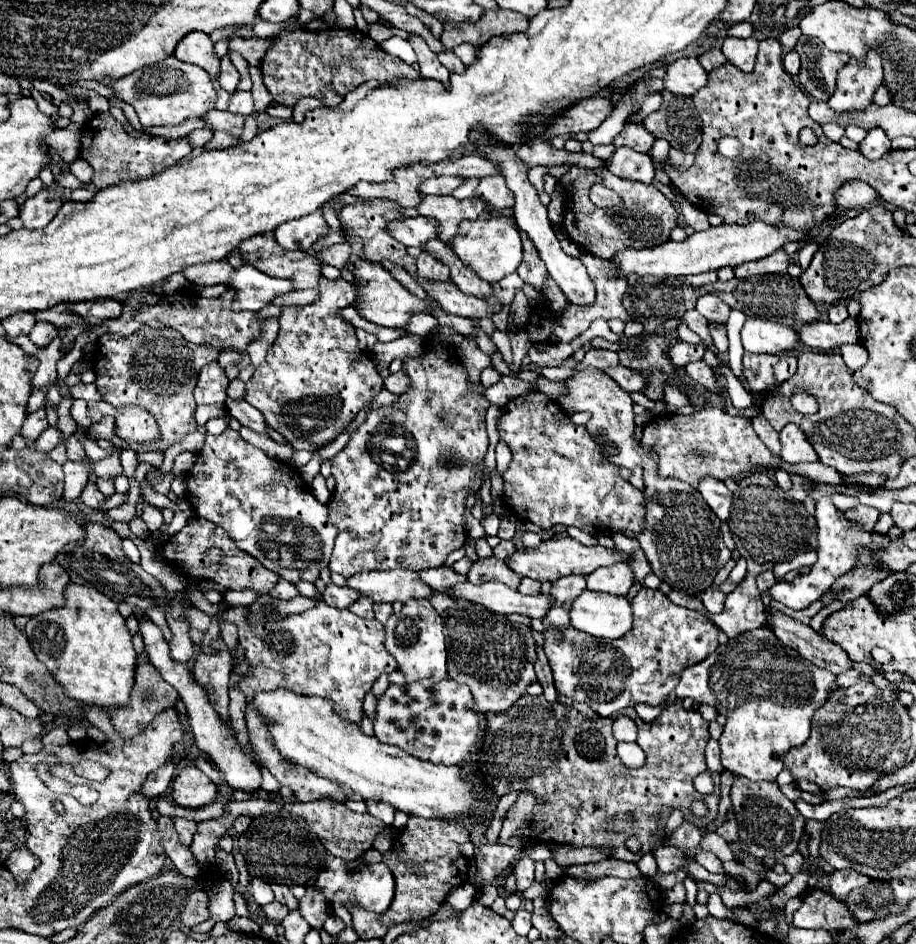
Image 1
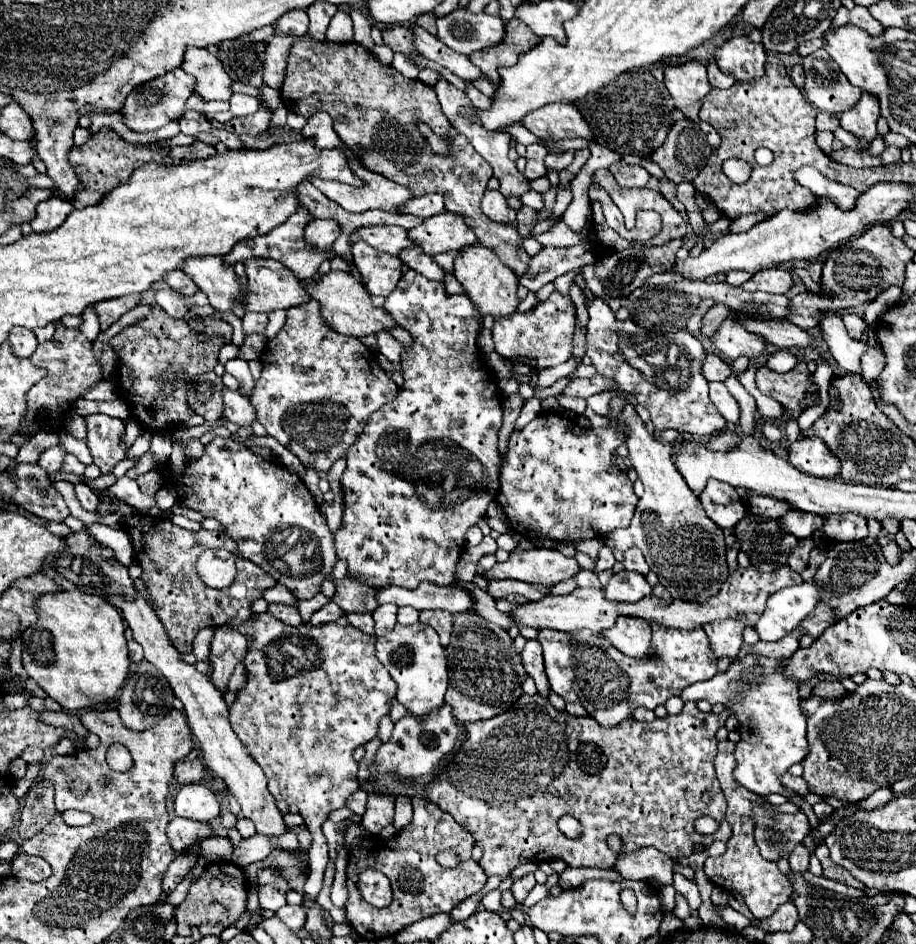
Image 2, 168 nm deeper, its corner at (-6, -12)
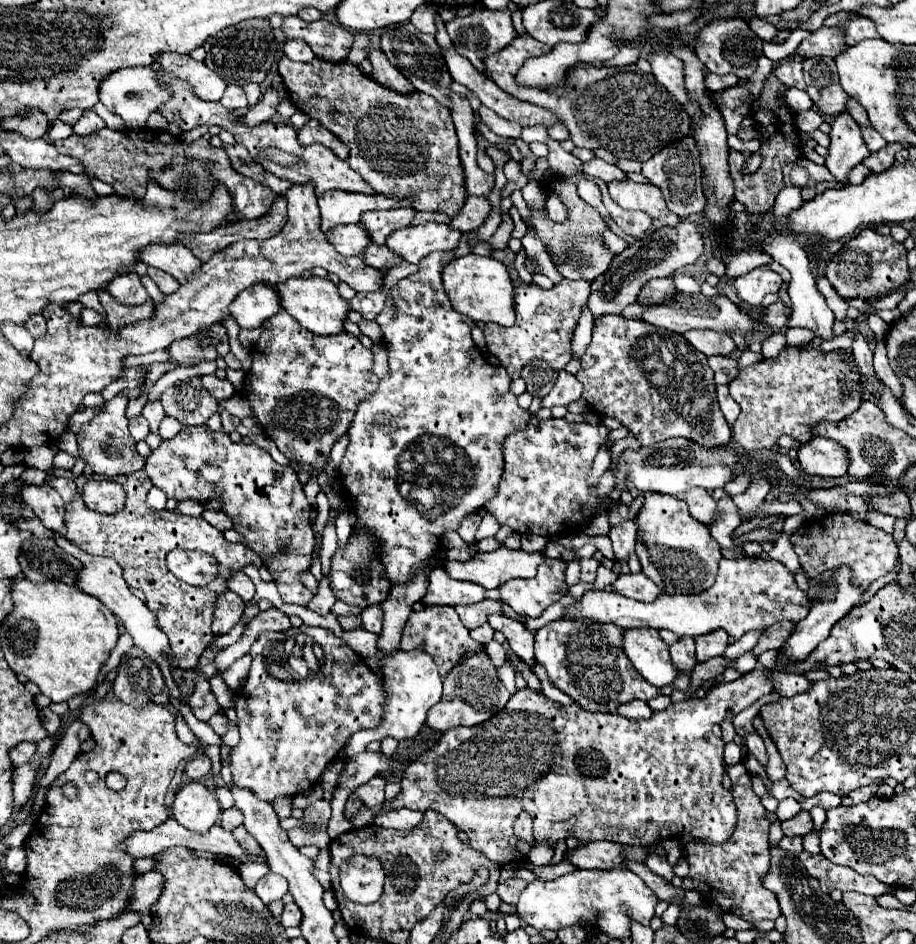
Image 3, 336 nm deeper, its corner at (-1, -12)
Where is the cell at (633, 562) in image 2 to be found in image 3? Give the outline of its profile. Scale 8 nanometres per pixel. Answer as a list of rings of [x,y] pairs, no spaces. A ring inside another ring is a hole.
[[[626,521],[618,527],[610,527],[610,541],[614,545],[614,553],[618,561],[628,561],[628,557],[636,551],[636,525],[634,521]]]

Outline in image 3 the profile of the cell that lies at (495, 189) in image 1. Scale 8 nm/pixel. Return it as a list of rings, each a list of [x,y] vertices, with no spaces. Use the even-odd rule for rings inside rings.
[[[468,197],[464,207],[462,207],[462,211],[454,217],[454,221],[450,225],[452,225],[452,229],[458,229],[462,233],[474,231],[488,219],[490,211],[492,211],[492,207],[490,207],[488,199]]]

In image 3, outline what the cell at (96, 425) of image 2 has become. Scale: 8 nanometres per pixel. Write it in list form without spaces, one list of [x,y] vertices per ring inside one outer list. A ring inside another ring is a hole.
[[[116,395],[112,401],[104,405],[104,409],[86,425],[80,427],[78,431],[78,447],[80,447],[80,457],[92,467],[94,473],[106,475],[106,477],[116,477],[116,475],[128,475],[144,467],[144,457],[138,455],[136,451],[136,441],[130,437],[128,431],[128,419],[126,419],[126,403],[128,399],[122,395]]]

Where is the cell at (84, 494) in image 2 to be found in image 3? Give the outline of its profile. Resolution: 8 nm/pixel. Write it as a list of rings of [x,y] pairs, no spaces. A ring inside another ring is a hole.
[[[56,477],[54,481],[50,481],[50,485],[62,495],[62,499],[66,501],[66,503],[70,503],[74,497],[76,497],[76,483],[74,481],[70,481],[70,479],[62,479],[62,477]]]

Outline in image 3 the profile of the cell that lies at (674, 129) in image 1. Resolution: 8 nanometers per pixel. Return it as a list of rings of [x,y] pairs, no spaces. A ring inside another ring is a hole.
[[[692,135],[682,137],[678,143],[664,147],[658,155],[644,161],[642,163],[642,175],[650,183],[654,183],[662,189],[662,193],[666,195],[668,209],[674,211],[678,217],[688,219],[690,215],[696,215],[706,207],[706,197],[702,193],[702,185],[700,185],[700,177],[702,177],[700,151],[698,151],[698,145],[696,145]]]

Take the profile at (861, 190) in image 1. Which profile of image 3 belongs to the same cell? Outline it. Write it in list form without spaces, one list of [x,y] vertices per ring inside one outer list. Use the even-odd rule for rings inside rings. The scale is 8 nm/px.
[[[798,159],[798,165],[804,167],[810,173],[810,179],[808,179],[806,187],[812,187],[814,183],[830,183],[830,179],[834,179],[834,175],[830,175],[830,171],[824,165],[816,165],[808,159]]]

